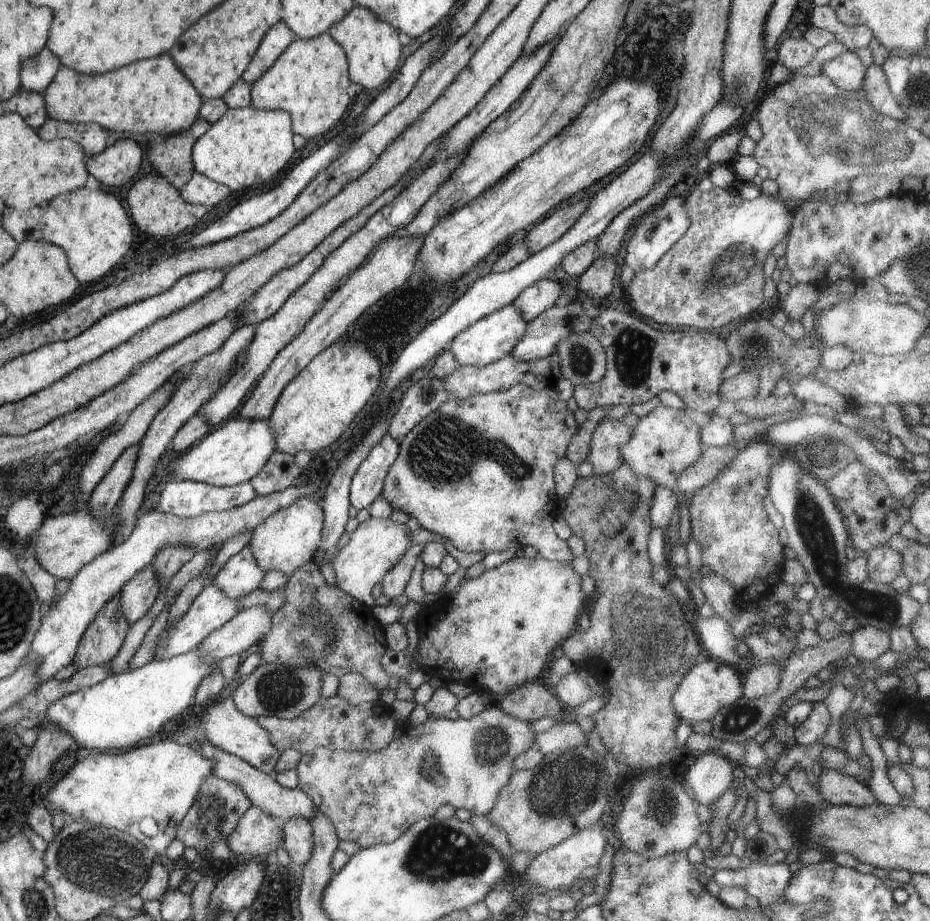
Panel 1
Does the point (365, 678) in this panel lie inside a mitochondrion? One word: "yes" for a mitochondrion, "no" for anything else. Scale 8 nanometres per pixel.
no

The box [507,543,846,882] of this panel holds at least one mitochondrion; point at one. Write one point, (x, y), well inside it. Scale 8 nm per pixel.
(651, 637)

